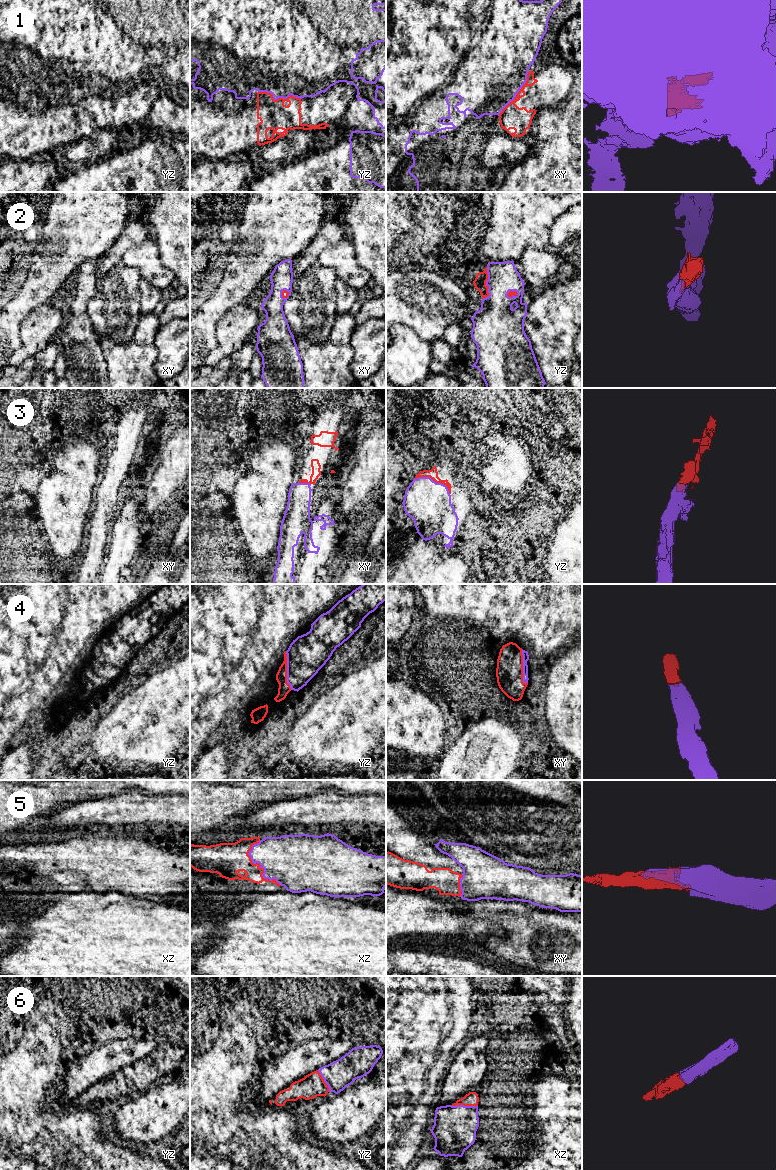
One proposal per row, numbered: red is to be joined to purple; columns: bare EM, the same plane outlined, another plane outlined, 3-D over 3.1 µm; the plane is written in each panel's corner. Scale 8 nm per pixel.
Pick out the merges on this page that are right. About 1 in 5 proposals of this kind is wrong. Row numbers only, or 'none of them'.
2, 3, 4, 5, 6

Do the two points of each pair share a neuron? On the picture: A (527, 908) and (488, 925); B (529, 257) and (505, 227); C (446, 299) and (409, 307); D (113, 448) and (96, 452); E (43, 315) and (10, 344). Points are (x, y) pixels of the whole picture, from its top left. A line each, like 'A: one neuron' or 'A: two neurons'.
A: two neurons
B: two neurons
C: one neuron
D: two neurons
E: two neurons

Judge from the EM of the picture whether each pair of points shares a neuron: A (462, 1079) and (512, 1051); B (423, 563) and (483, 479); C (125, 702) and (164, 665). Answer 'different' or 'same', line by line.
A: different
B: different
C: same

